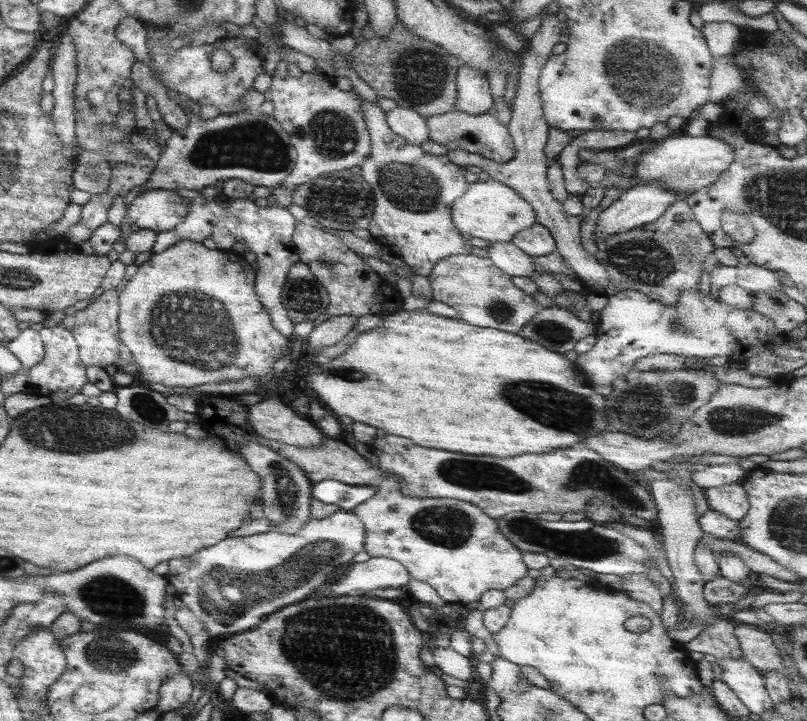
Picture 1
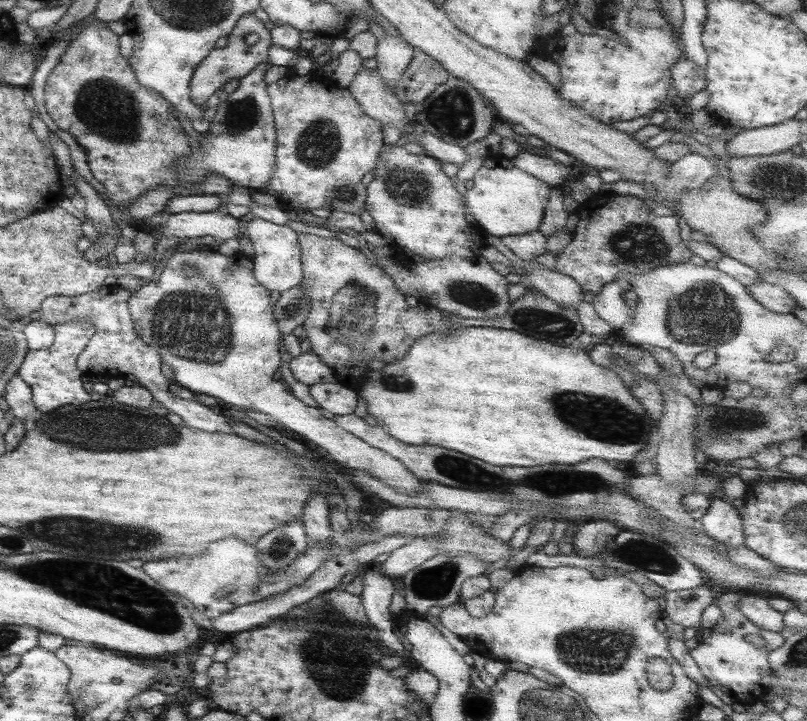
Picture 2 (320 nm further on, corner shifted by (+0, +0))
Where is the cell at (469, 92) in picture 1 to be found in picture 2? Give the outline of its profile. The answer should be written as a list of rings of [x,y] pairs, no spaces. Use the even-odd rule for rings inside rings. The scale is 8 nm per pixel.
[[[447,75],[445,82],[436,86],[435,90],[417,105],[413,120],[425,132],[462,149],[469,142],[485,138],[492,131],[494,122],[493,114],[482,96],[472,86],[458,78],[451,78],[451,75]]]

